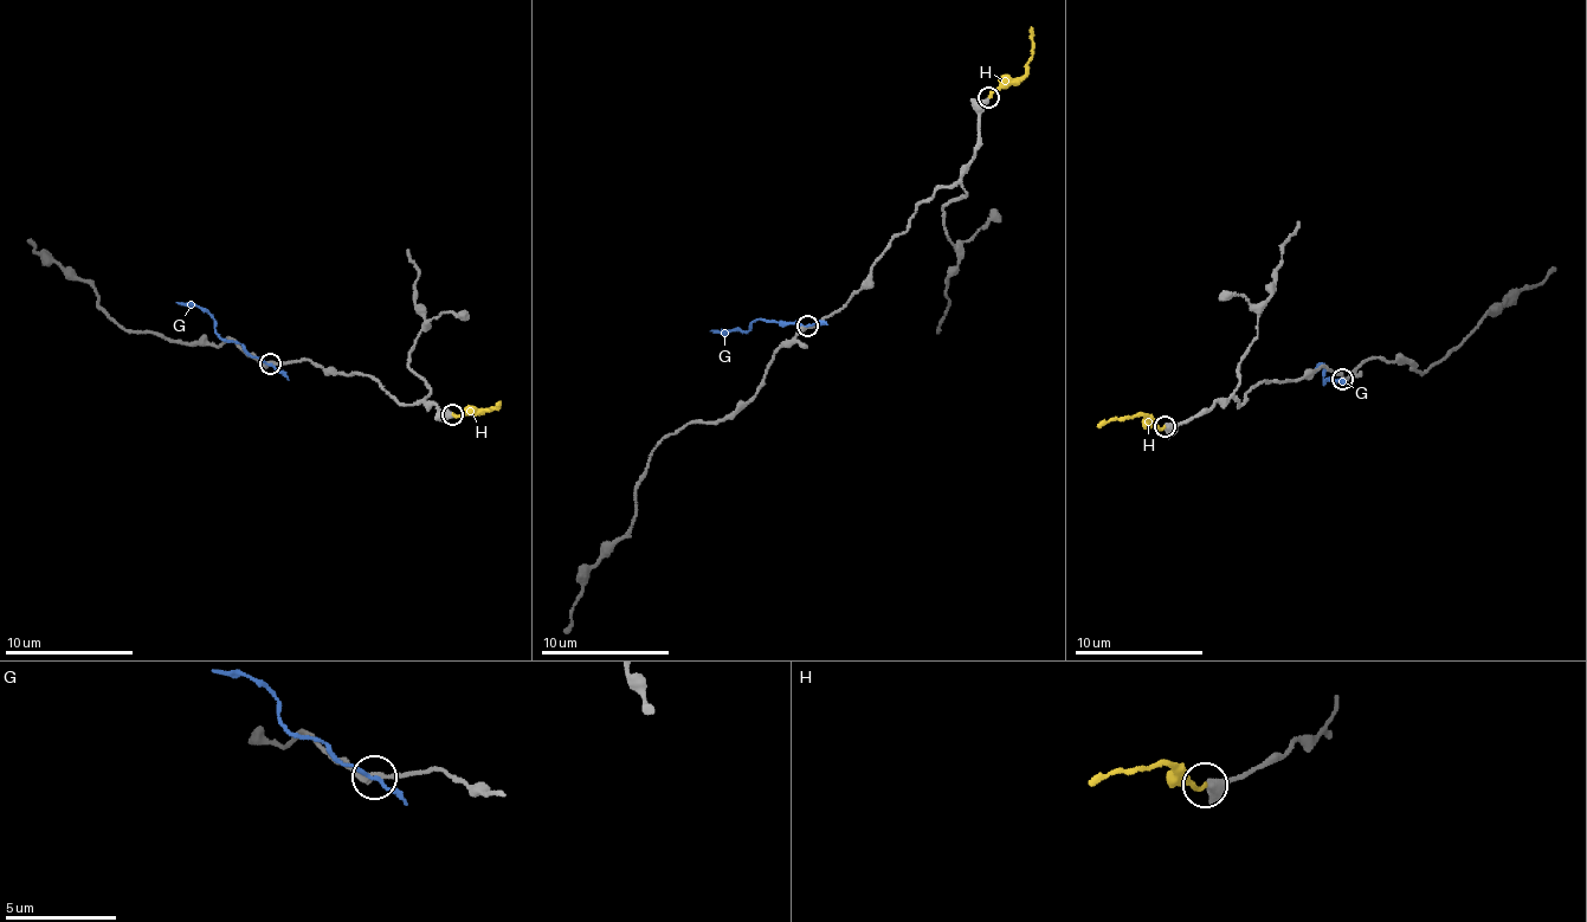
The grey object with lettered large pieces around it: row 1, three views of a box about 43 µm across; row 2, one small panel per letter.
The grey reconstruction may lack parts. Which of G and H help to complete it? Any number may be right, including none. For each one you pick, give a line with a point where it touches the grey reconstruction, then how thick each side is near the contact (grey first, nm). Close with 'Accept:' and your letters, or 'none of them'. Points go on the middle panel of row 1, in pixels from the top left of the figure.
H: Touches grey at (988, 97). Thickness 480 nm (grey) against 190 nm
Accept: H

